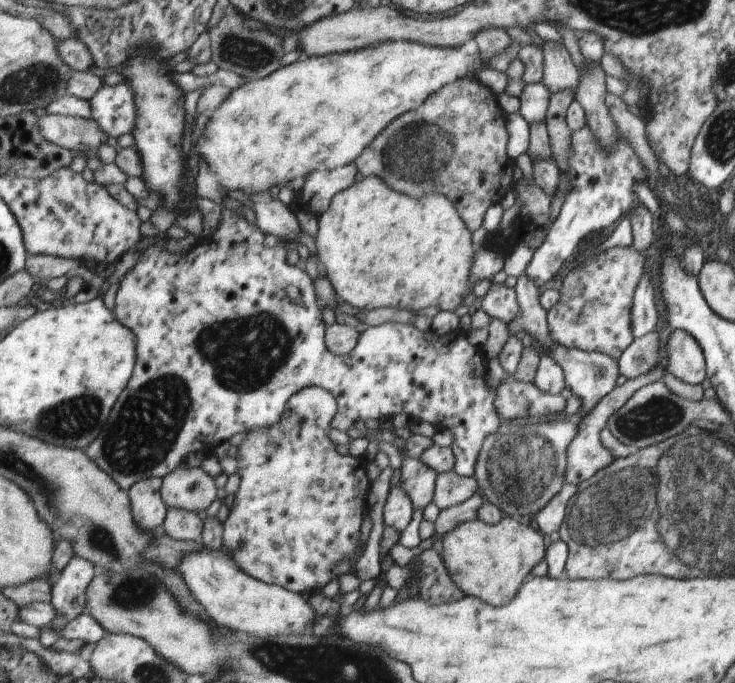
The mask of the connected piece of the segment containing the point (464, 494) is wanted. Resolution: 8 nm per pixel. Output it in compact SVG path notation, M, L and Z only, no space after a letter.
M452 470L437 473L432 502L441 511L461 504L474 494L477 488L477 482L472 477L459 476Z

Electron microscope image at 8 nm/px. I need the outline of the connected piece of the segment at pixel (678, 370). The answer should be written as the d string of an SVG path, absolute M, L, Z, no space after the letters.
M674 329L669 334L665 352L667 352L665 370L677 380L687 385L697 385L707 376L703 348L683 330Z

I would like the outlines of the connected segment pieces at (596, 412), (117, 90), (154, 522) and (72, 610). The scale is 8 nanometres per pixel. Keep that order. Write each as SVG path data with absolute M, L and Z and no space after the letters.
M655 364L643 376L626 379L624 384L615 387L602 401L597 402L597 405L593 406L592 410L589 410L587 414L583 414L583 418L579 420L579 433L572 439L572 443L568 446L568 470L565 470L565 483L577 487L579 483L587 480L587 478L593 477L593 474L596 474L599 470L611 465L614 458L611 458L609 450L605 450L601 445L599 432L607 426L608 418L613 413L616 413L641 386L655 382L655 380L660 380L663 376L663 366L661 364Z
M127 83L104 85L89 102L92 118L105 134L118 140L133 133L136 125L135 96Z
M150 477L137 482L128 491L133 510L133 522L141 532L155 532L164 523L168 509L160 498L163 479Z
M74 556L70 560L68 566L59 574L59 579L53 584L53 606L57 608L57 618L50 624L57 626L57 628L63 628L67 626L71 620L75 620L80 615L86 613L88 602L88 588L91 582L96 579L98 570L89 563L85 558Z

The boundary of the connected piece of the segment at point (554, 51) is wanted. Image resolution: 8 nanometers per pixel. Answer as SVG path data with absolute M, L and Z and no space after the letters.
M543 40L541 48L542 76L540 84L549 92L573 90L579 84L578 69L571 62L570 55L562 42Z

